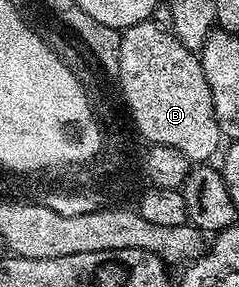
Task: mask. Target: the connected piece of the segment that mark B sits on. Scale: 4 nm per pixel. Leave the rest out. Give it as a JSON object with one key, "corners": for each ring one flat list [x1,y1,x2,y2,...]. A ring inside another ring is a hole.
{"corners":[[140,22,120,31,122,43,119,55,119,80,129,97,133,112,141,128,153,142,177,148,193,164,205,164,217,149,223,146,219,124,215,120,215,104,211,100,211,88,207,88,207,76,203,76,200,57,189,50,168,29,155,23]]}

